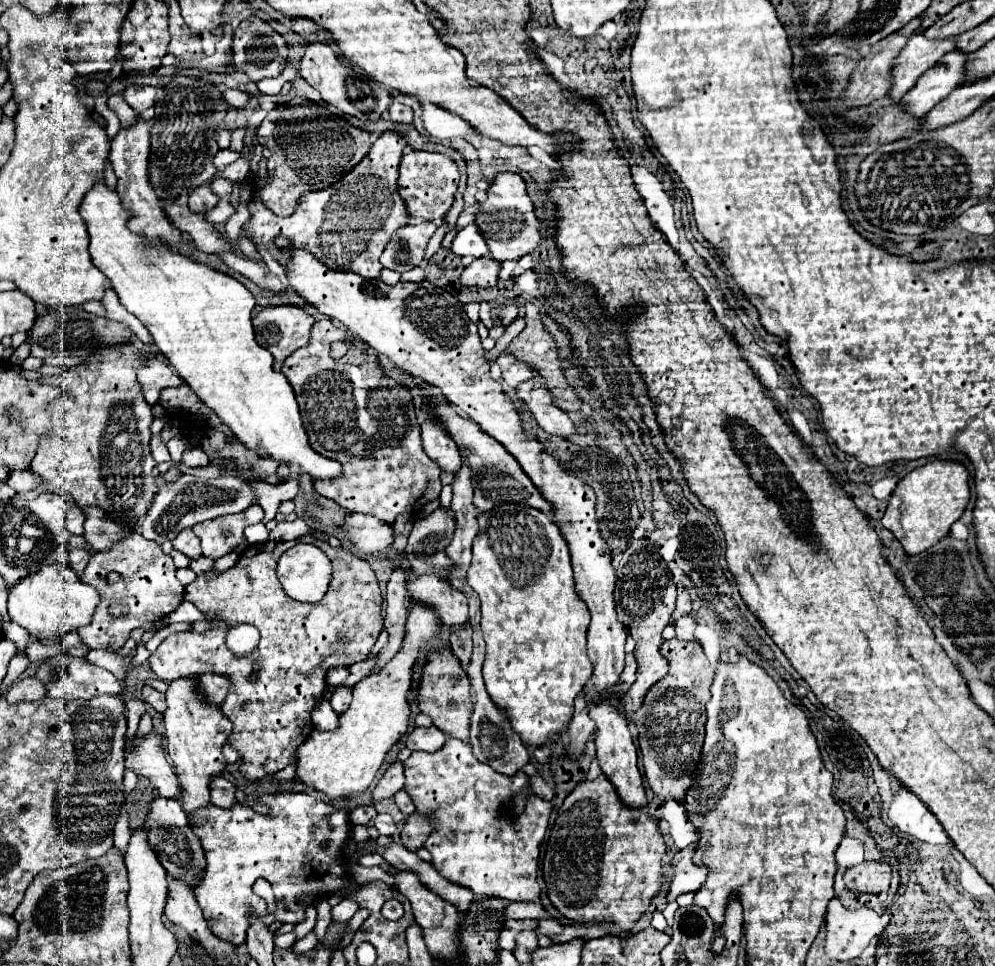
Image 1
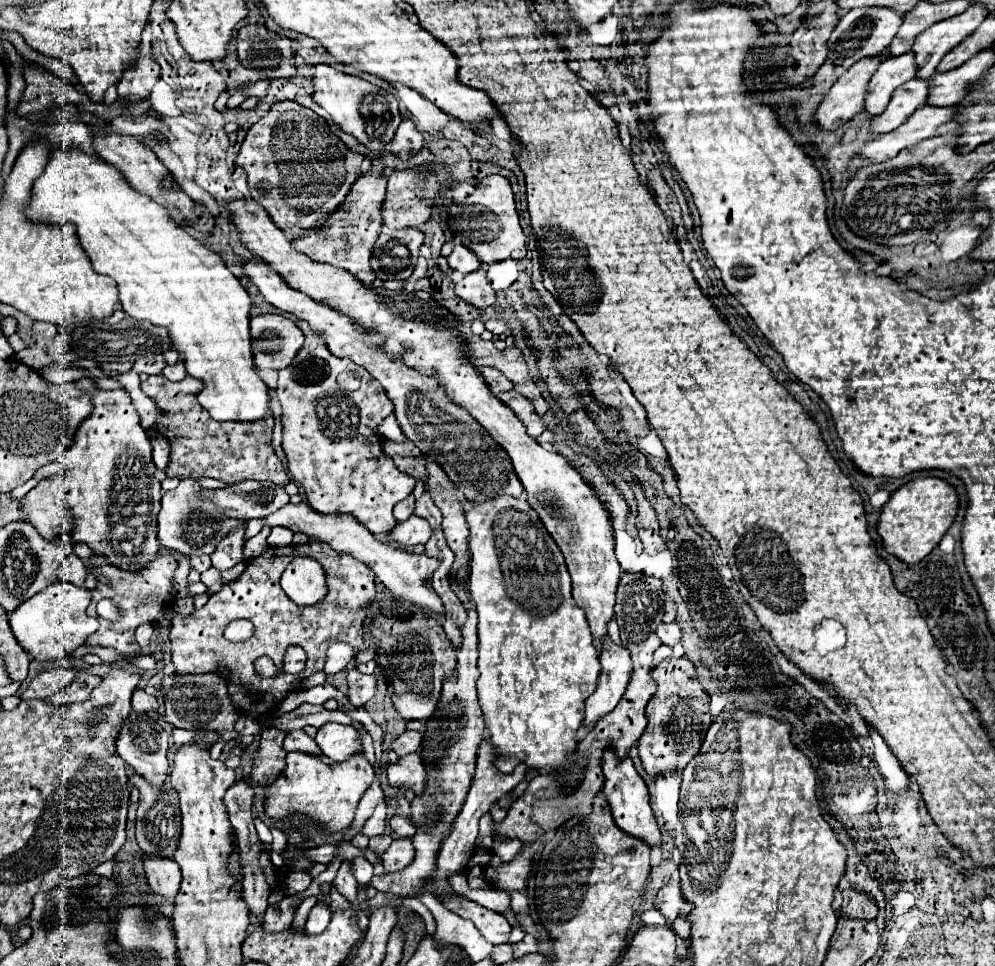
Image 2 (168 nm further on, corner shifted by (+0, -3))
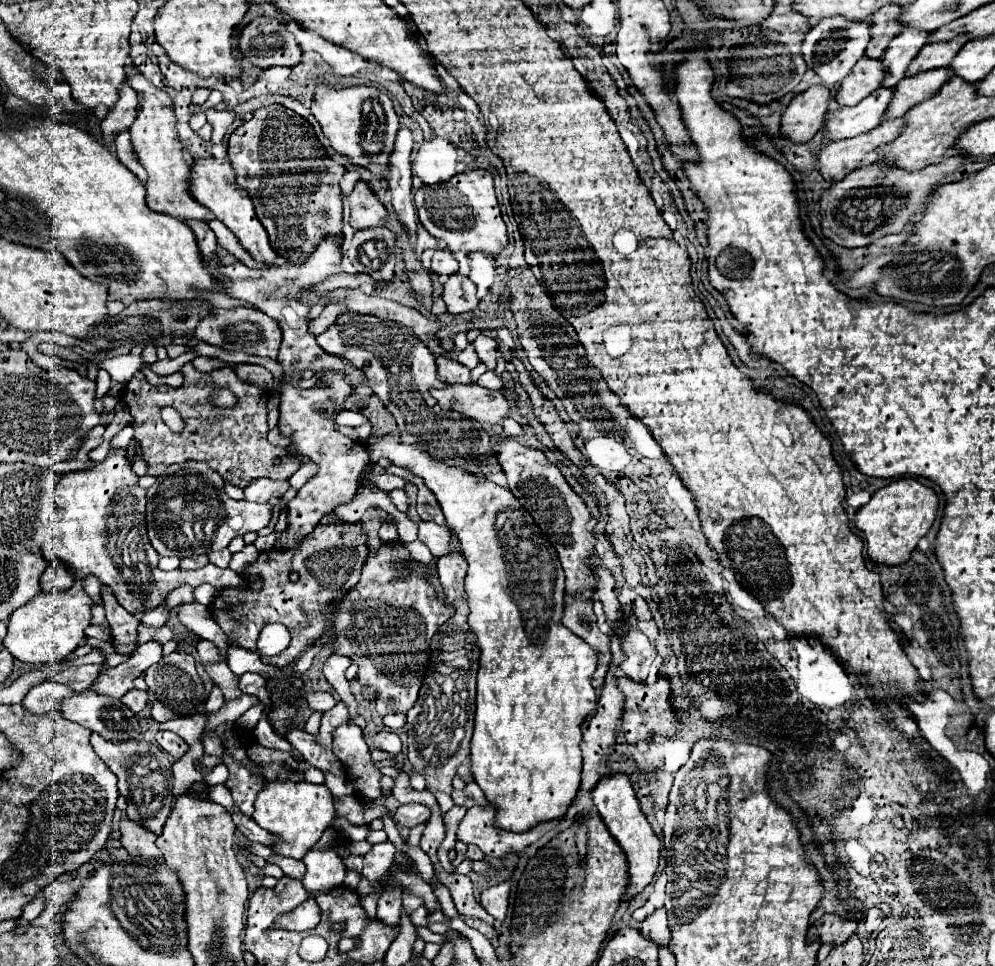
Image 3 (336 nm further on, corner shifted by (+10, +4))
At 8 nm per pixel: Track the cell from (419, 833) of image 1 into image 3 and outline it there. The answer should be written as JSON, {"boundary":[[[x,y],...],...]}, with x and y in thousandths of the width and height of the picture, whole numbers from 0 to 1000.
{"boundary":[[[389,870],[383,874],[377,874],[367,886],[365,886],[365,907],[373,913],[381,911],[391,903],[391,899],[397,894],[397,876]]]}

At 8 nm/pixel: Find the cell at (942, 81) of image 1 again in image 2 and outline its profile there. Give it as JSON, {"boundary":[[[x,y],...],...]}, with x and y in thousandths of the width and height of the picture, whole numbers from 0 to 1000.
{"boundary":[[[916,82],[908,90],[904,90],[904,94],[897,96],[897,102],[887,119],[875,123],[875,136],[893,138],[904,131],[904,127],[910,127],[924,111],[932,109],[934,84],[936,82]]]}

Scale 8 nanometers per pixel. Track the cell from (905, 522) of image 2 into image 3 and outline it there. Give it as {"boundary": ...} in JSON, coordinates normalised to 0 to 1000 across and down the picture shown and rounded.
{"boundary":[[[918,495],[897,497],[893,503],[881,507],[875,518],[861,528],[859,545],[869,553],[871,576],[879,584],[902,586],[914,580],[922,561],[938,545],[942,532],[942,511]]]}

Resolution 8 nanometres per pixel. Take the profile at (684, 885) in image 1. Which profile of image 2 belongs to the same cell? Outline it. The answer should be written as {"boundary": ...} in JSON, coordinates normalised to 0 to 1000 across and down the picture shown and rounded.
{"boundary":[[[674,912],[670,914],[670,918],[662,920],[662,927],[658,931],[658,941],[662,941],[670,949],[670,955],[676,955],[678,949],[692,947],[696,937],[690,931],[686,931],[682,914]]]}

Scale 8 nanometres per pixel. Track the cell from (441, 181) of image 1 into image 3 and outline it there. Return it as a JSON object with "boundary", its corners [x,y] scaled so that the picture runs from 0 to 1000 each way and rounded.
{"boundary":[[[359,188],[353,197],[353,201],[347,203],[351,211],[351,232],[357,238],[385,234],[389,226],[387,213],[379,207],[379,203],[373,199],[369,188]]]}

